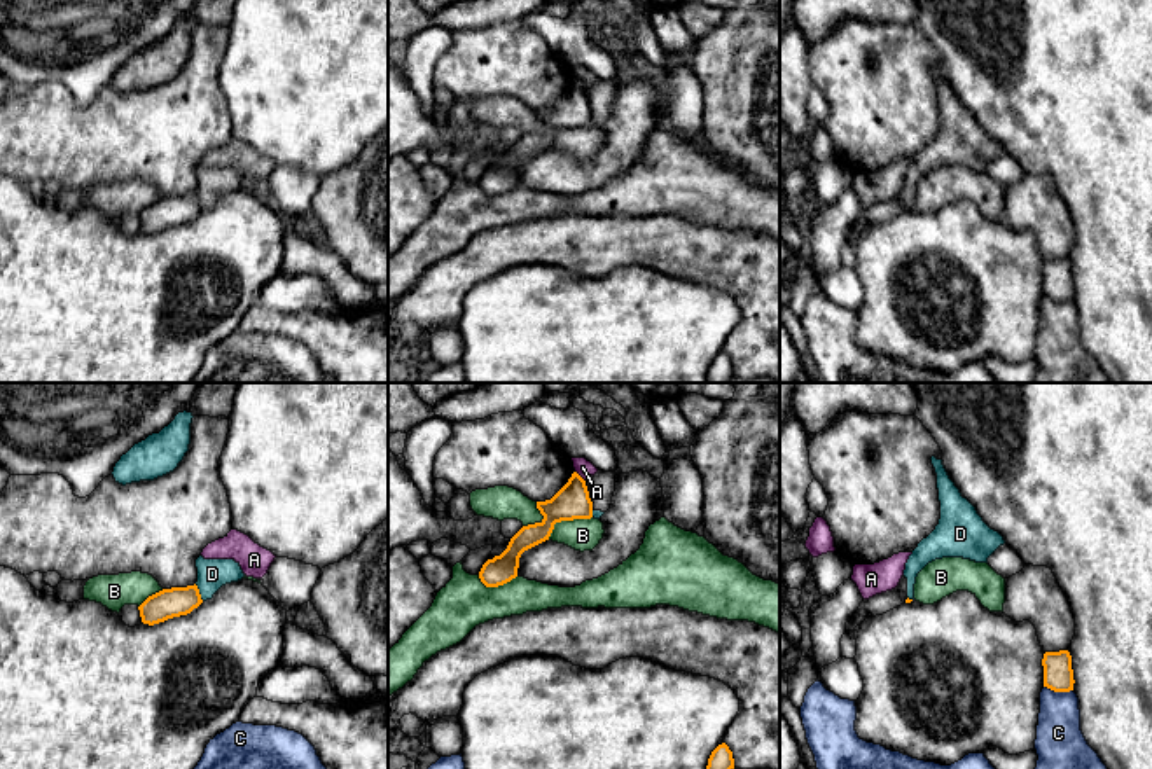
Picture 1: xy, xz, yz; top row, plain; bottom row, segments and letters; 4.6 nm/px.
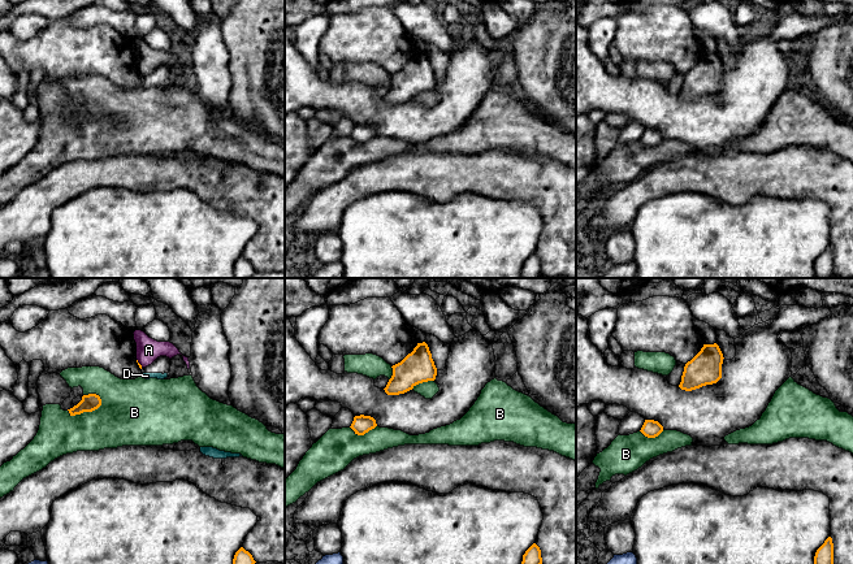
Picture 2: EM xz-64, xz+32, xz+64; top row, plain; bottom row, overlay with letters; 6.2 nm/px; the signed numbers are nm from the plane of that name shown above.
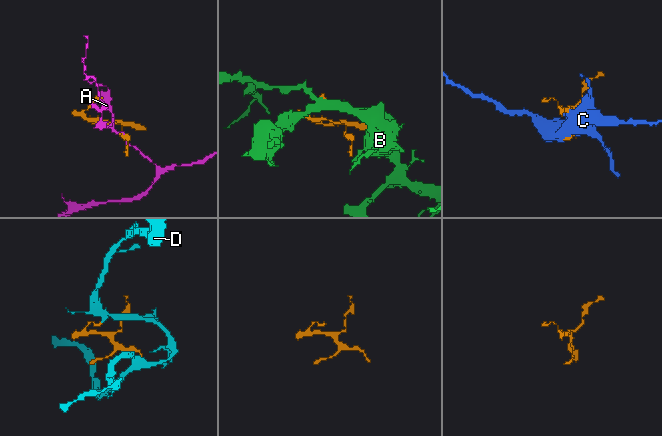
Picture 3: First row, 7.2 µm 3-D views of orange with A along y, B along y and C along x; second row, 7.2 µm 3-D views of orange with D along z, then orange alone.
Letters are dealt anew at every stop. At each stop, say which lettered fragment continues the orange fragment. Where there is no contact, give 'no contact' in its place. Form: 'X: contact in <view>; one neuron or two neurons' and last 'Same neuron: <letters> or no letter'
A: contact in xz; two neurons
B: contact in xz; two neurons
C: contact in yz; two neurons
D: contact in xy; two neurons
Same neuron: no letter

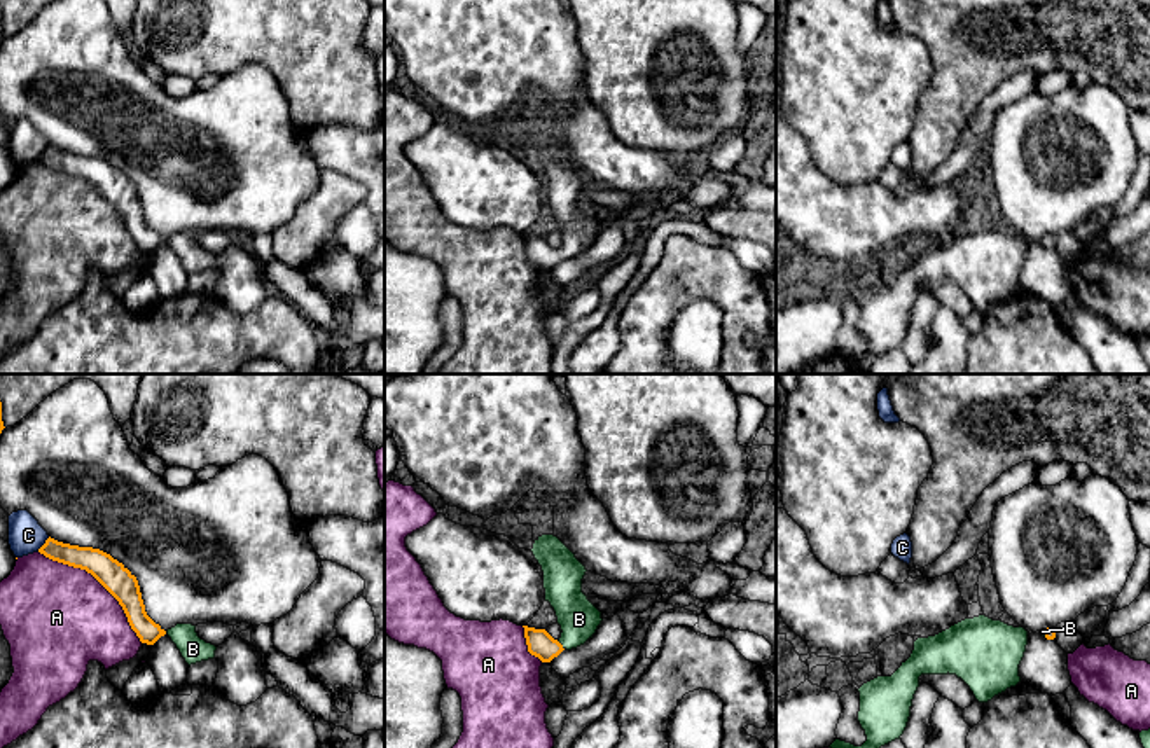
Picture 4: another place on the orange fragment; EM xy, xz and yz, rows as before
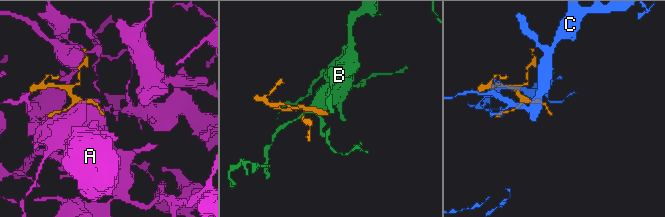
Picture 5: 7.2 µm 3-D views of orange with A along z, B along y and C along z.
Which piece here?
A: contact in xy; two neurons
B: contact in xz; one neuron
C: contact in xy; two neurons
Same neuron: B

